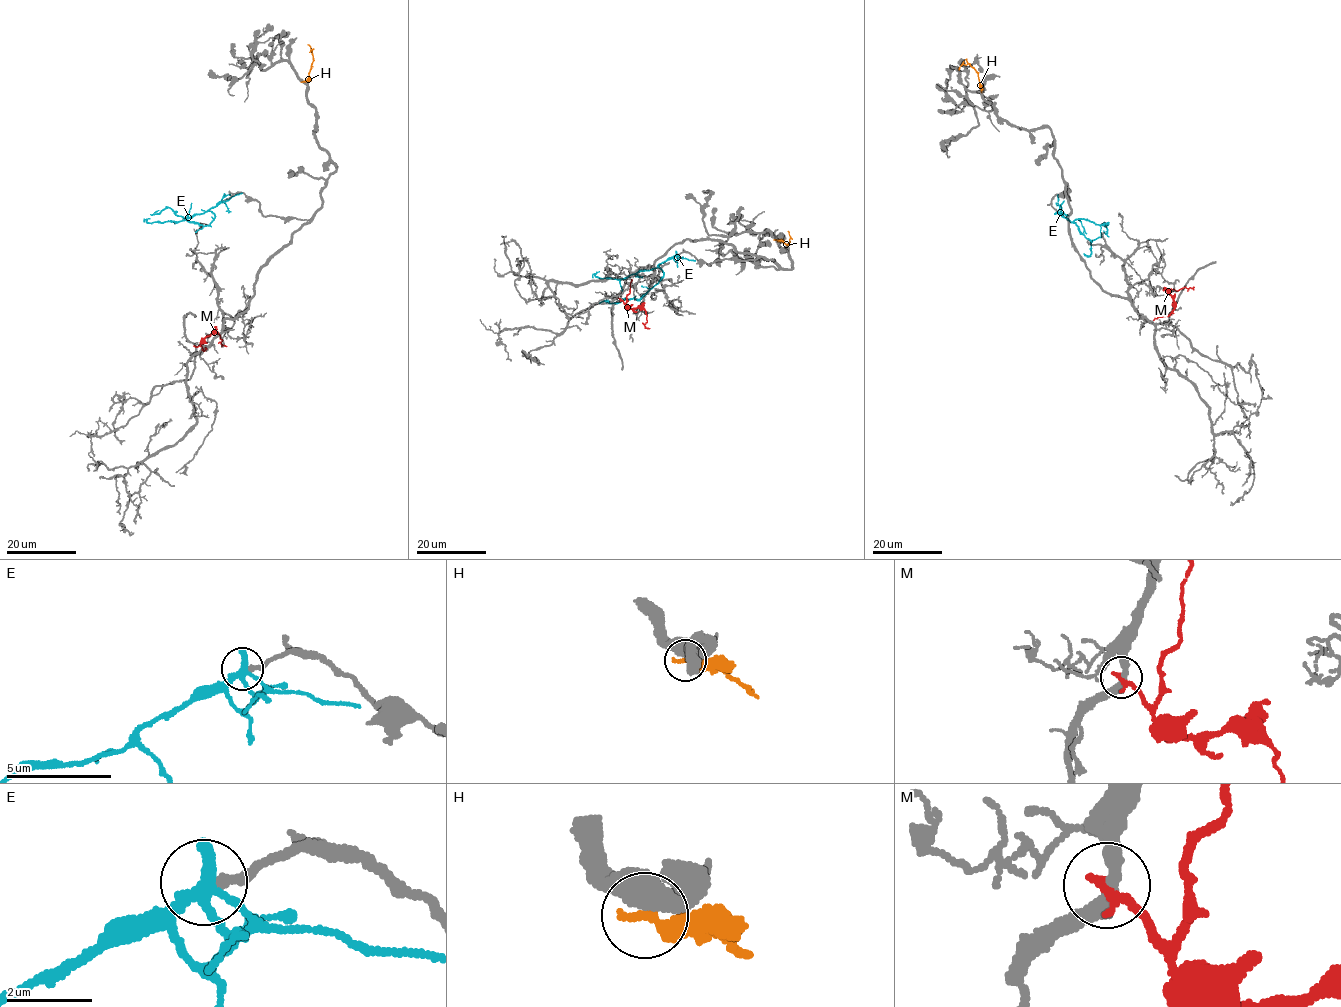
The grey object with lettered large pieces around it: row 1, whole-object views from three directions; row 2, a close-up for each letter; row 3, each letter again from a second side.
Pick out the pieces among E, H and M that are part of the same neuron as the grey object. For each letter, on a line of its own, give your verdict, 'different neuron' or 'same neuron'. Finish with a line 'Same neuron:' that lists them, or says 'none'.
E: different neuron
H: different neuron
M: different neuron
Same neuron: none

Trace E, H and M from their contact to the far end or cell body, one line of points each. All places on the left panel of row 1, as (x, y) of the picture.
E: (223, 201), (208, 210), (215, 217), (209, 225), (187, 222), (168, 207), (151, 214)
H: (302, 82), (308, 76), (313, 61), (311, 50), (309, 52)
M: (195, 346), (216, 333), (226, 347)

